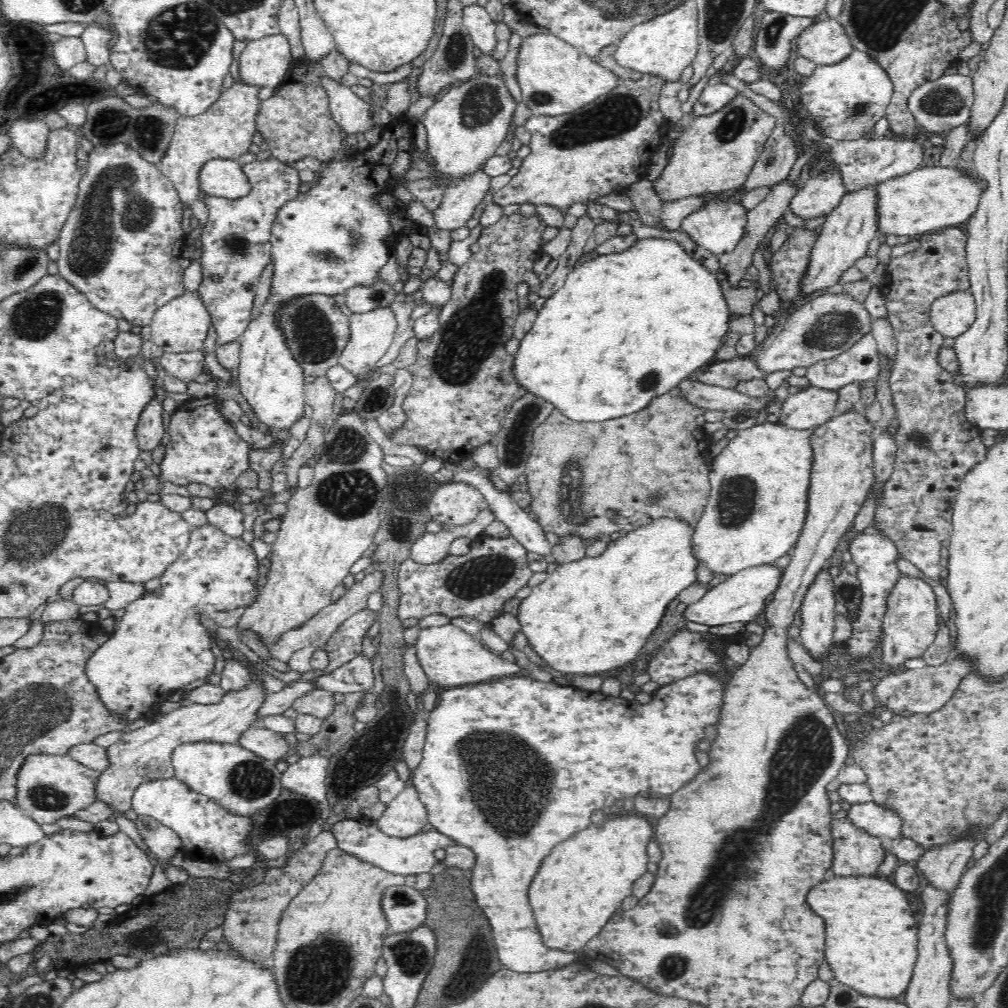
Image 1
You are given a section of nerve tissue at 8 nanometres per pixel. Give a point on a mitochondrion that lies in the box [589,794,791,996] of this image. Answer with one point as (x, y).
(662, 965)

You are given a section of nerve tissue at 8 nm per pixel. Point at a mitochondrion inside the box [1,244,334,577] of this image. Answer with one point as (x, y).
(36, 318)

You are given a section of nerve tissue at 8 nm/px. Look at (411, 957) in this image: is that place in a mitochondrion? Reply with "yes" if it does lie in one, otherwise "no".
yes

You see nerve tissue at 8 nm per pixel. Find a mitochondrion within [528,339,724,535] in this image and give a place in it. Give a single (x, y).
(573, 482)

